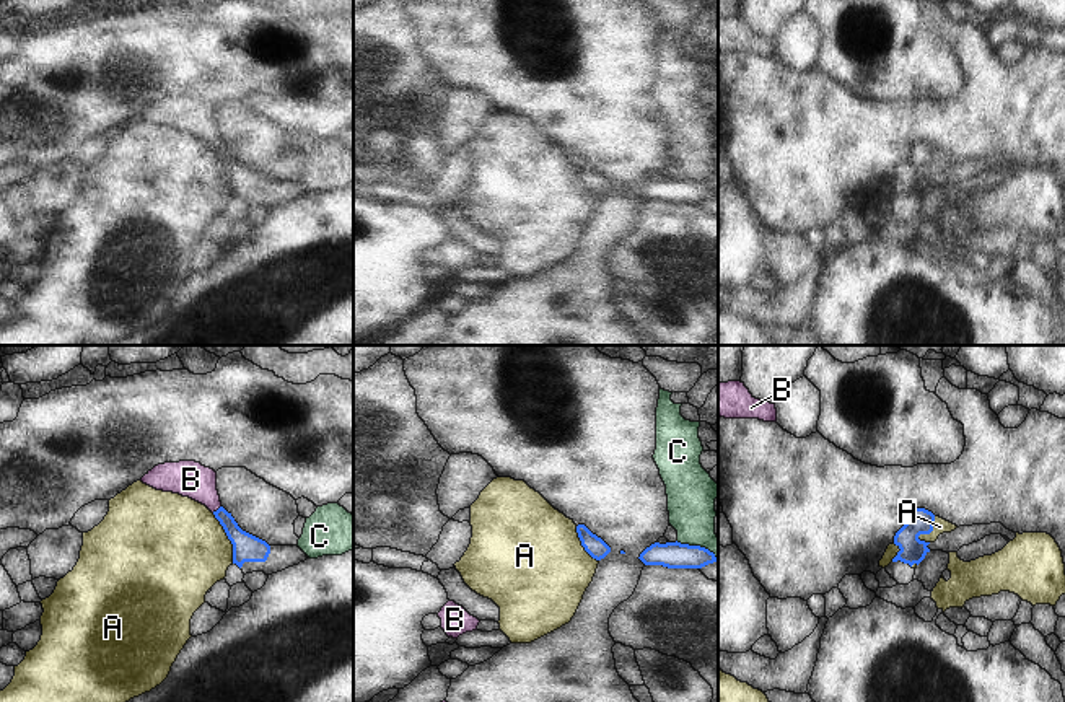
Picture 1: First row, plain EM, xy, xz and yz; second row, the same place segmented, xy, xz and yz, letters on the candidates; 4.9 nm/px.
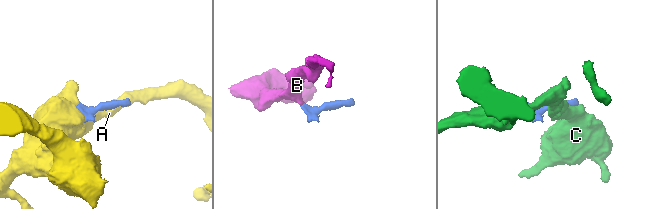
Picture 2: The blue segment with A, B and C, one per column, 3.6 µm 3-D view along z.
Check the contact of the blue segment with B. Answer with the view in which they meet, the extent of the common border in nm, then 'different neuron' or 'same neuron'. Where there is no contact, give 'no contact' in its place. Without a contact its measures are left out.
contact in xy; length 60 nm; same neuron

